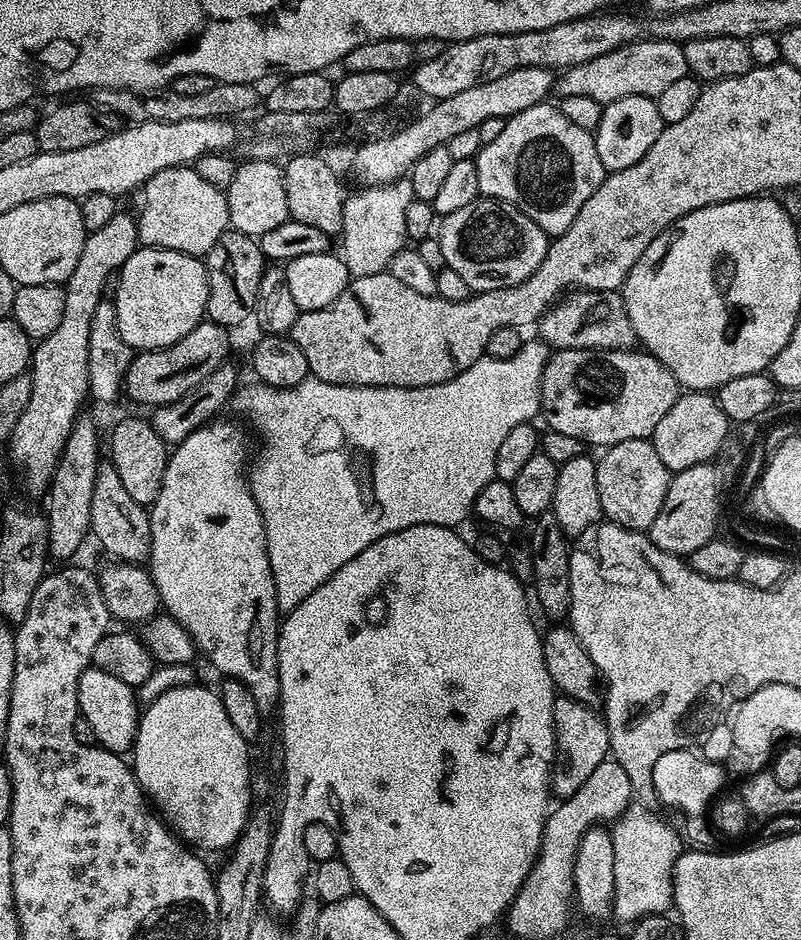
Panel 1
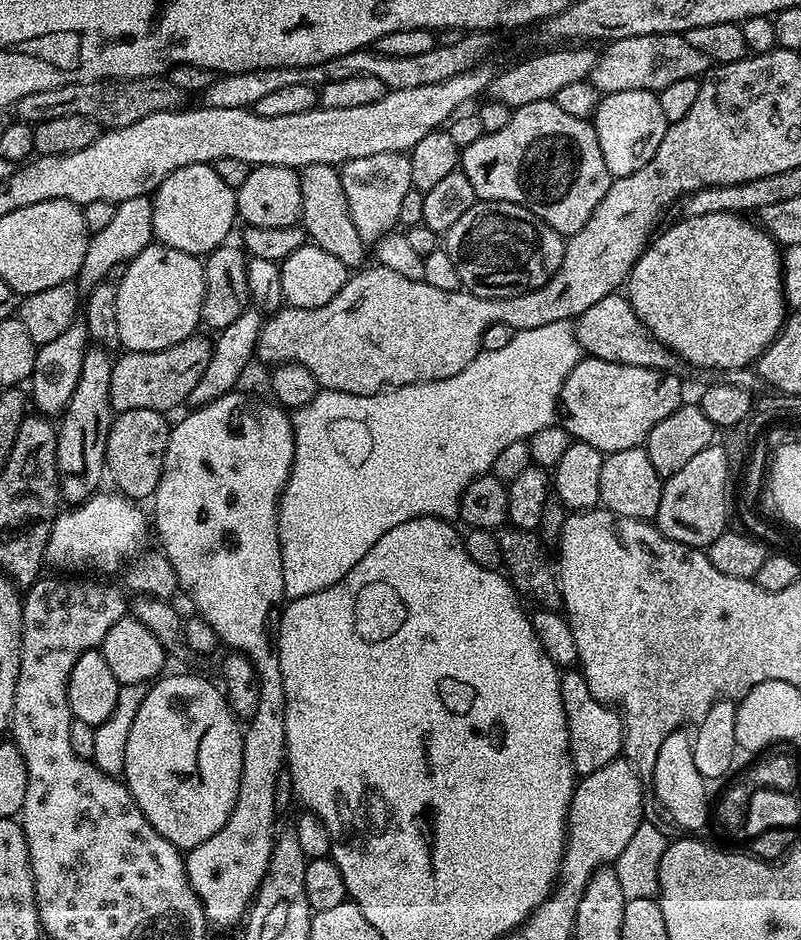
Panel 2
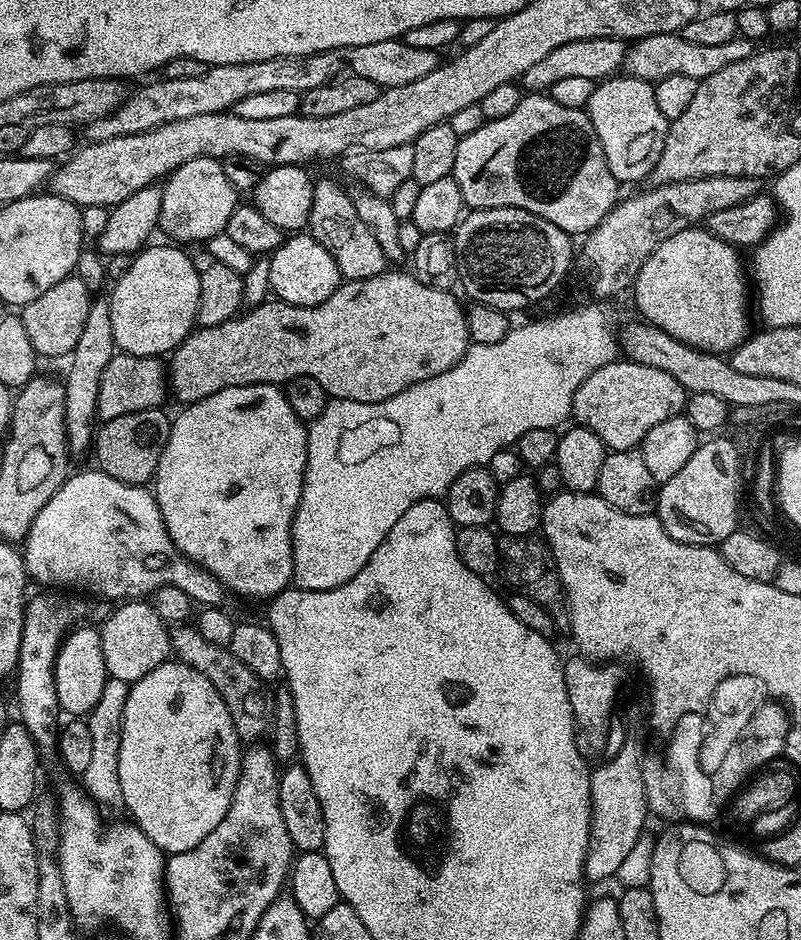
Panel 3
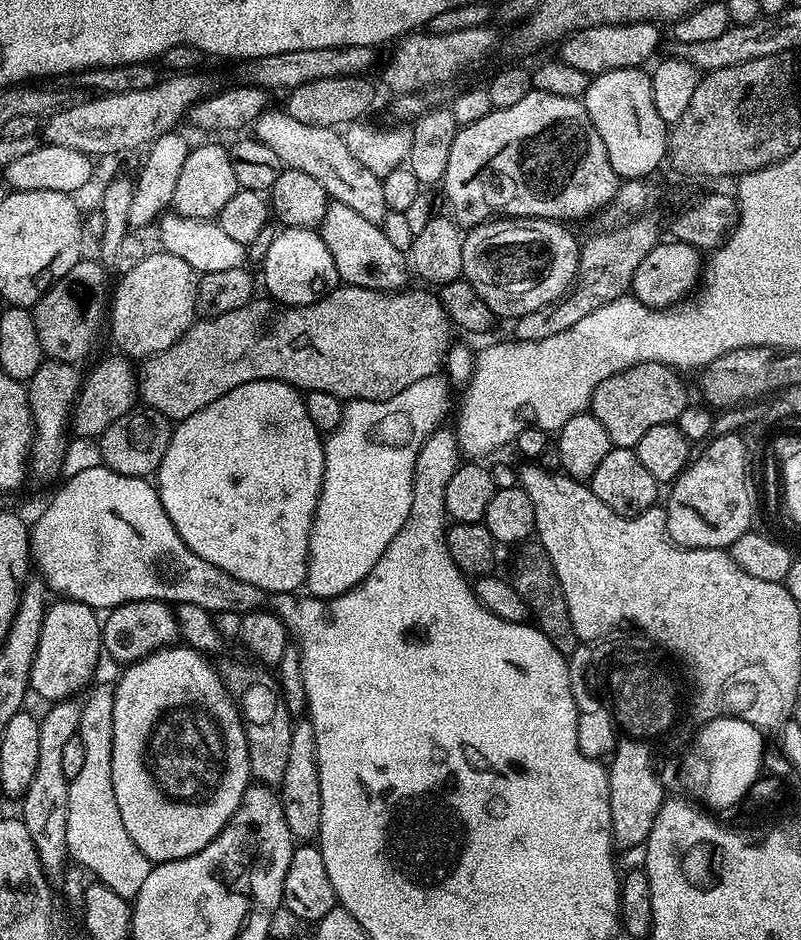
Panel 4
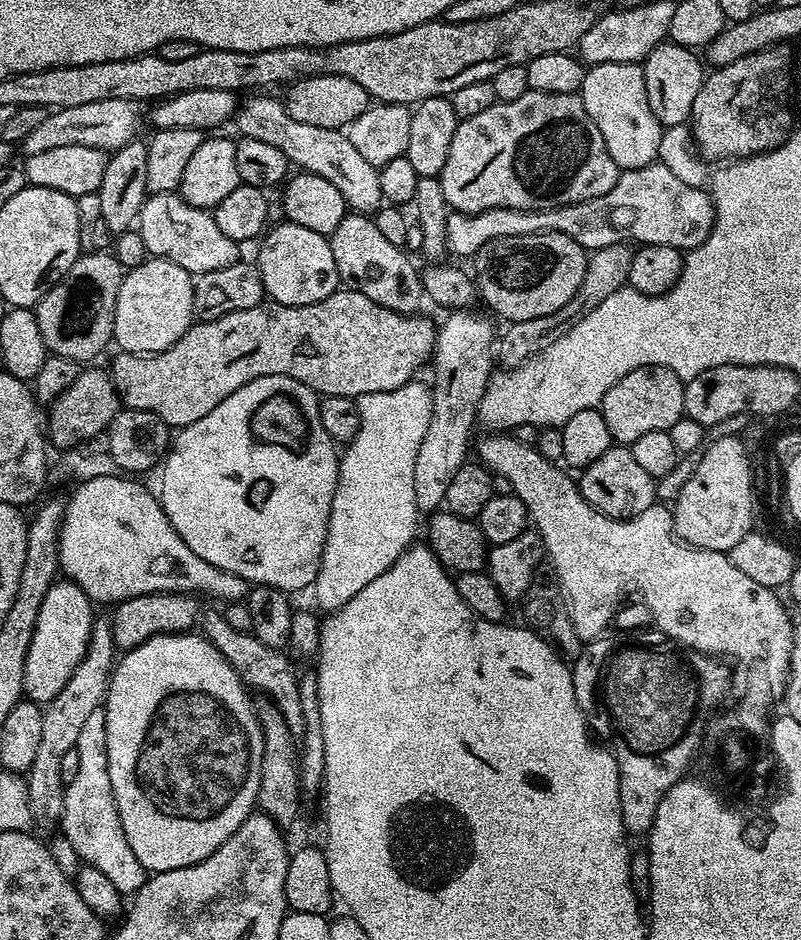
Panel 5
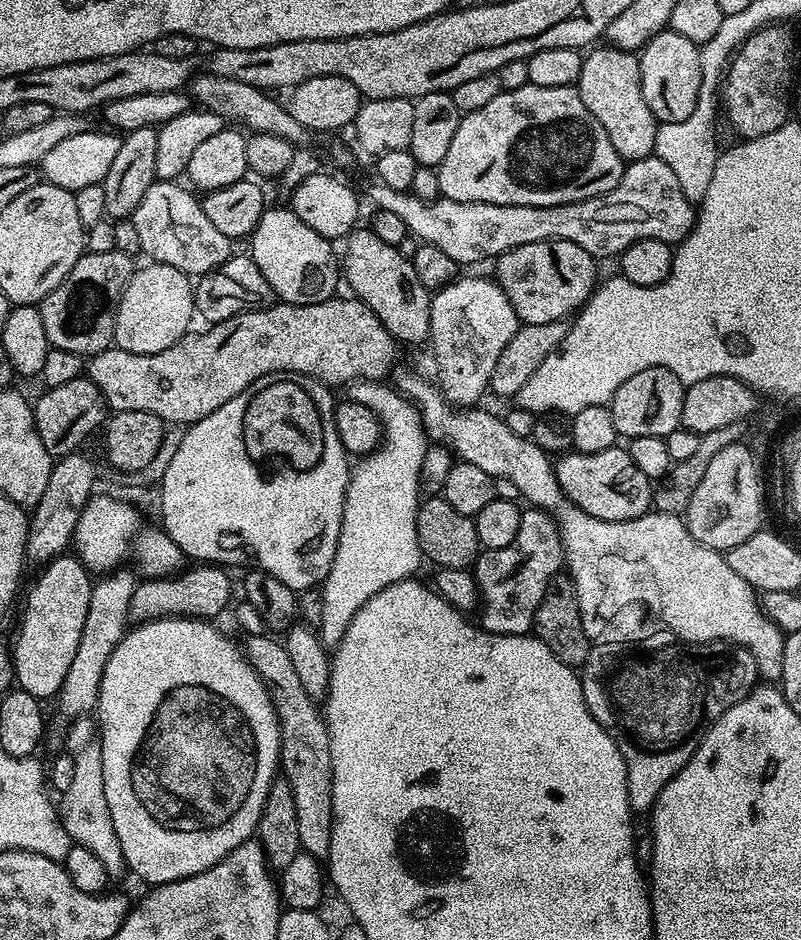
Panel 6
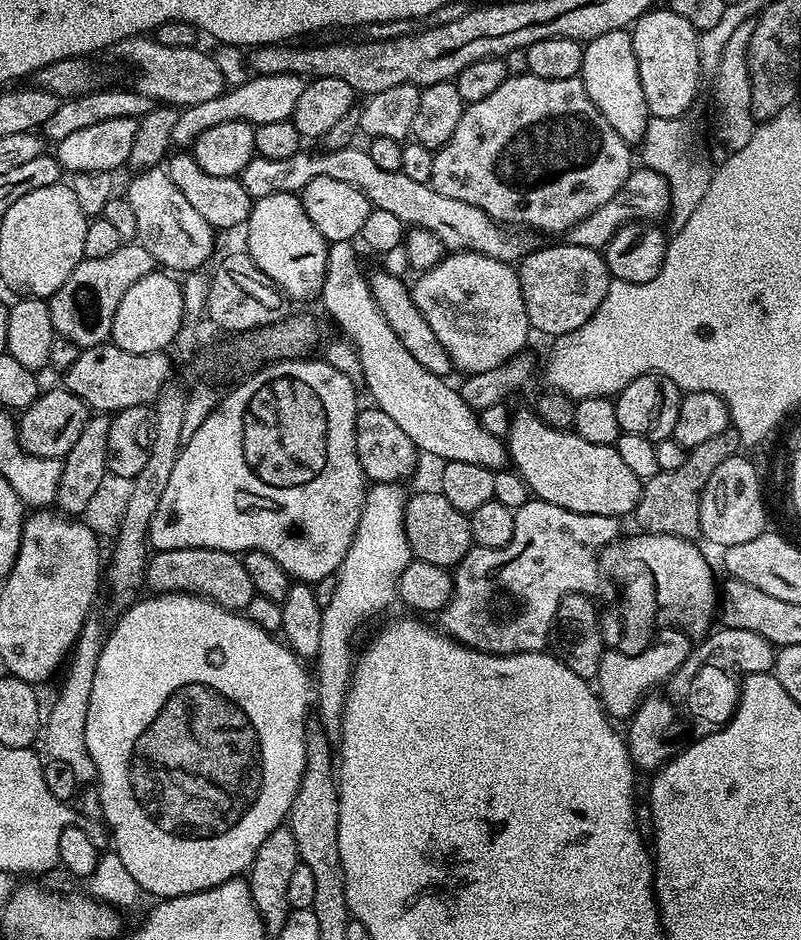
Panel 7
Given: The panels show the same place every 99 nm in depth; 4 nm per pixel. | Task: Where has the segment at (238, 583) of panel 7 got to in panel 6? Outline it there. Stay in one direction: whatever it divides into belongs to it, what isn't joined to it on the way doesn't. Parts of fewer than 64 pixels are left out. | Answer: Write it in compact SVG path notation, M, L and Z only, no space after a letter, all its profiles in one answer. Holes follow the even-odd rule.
M201 563L167 578L148 578L137 583L130 600L129 621L133 625L169 618L216 618L232 596L232 580L223 567Z

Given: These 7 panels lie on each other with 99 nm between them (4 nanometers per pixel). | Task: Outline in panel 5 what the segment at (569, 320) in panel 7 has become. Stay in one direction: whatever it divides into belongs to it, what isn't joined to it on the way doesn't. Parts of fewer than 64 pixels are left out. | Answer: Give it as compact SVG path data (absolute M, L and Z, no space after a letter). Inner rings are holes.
M557 232L526 234L518 238L502 238L481 248L474 257L474 279L481 301L485 300L504 322L517 324L526 318L542 318L554 314L578 294L582 278L586 278L589 253L574 238Z

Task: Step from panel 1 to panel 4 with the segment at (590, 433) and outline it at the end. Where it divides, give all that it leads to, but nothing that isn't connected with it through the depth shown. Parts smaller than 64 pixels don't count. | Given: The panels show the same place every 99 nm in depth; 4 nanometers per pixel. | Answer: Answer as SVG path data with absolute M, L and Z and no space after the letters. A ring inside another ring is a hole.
M646 362L635 364L602 382L594 390L590 411L610 434L617 448L635 449L638 438L654 426L670 424L677 420L690 403L690 396L680 381L681 373L667 364Z

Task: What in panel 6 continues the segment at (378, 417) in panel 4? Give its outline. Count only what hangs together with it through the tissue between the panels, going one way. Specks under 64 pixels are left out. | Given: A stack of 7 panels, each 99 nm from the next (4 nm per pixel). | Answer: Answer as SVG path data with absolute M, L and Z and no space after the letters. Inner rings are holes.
M362 380L353 383L350 388L351 399L362 402L372 412L380 417L382 443L373 448L367 456L359 461L360 464L351 469L346 490L346 502L342 510L342 526L338 534L338 546L334 550L334 562L325 578L322 591L322 616L318 625L320 640L326 646L340 643L344 631L350 626L354 614L362 610L362 606L374 594L378 594L386 586L399 580L407 580L419 564L422 564L420 547L418 546L418 526L416 511L420 509L422 499L422 481L420 479L420 460L412 455L419 453L426 444L424 423L420 421L420 411L406 396L400 395L395 387L374 380Z

